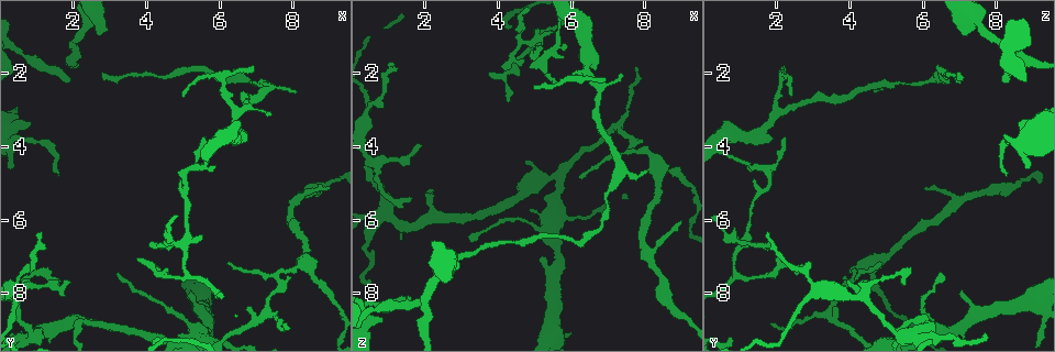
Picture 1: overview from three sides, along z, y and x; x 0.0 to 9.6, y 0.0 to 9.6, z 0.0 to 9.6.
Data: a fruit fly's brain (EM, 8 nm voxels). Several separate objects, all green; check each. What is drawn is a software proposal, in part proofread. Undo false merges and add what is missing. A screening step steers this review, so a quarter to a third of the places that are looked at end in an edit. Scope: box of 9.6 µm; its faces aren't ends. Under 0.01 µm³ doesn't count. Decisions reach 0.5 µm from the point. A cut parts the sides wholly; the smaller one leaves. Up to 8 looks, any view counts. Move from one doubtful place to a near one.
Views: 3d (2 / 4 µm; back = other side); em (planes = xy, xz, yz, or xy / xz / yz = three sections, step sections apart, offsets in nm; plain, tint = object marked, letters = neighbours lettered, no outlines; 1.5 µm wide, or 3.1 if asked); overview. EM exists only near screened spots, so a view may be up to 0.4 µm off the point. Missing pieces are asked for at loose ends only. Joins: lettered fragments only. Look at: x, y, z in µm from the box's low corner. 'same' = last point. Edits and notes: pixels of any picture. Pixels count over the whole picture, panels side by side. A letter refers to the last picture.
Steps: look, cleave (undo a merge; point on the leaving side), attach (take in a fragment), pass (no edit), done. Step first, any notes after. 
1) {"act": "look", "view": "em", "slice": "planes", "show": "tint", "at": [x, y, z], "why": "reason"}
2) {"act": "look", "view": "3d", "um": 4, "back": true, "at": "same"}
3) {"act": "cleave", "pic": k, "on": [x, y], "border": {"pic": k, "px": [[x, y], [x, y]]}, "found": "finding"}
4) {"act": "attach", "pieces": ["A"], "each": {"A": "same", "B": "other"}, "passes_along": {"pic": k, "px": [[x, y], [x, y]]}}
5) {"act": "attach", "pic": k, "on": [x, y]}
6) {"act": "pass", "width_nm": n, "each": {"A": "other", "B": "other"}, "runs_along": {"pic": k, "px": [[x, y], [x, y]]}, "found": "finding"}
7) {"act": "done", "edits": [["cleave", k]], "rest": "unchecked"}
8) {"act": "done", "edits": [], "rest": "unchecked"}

{"act": "look", "view": "em", "um": 3.1, "slice": "planes", "show": "letters", "at": [3.30, 7.40, 6.50], "why": "tapers out"}

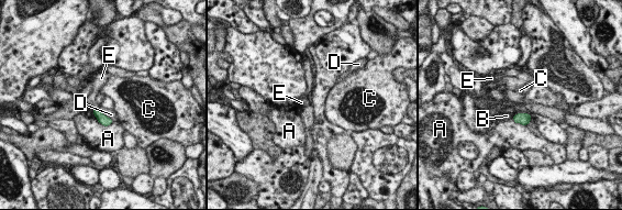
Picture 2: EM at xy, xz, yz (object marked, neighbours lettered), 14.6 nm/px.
{"act": "pass", "each": {"A": "other", "B": "other", "C": "other", "D": "other", "E": "other"}, "border": {"pic": 2, "px": [[97, 107], [113, 121]]}, "found": "none of them fits"}

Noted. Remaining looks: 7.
{"act": "look", "view": "em", "slice": "planes", "show": "letters", "at": [4.30, 7.30, 2.80], "why": "an open end"}

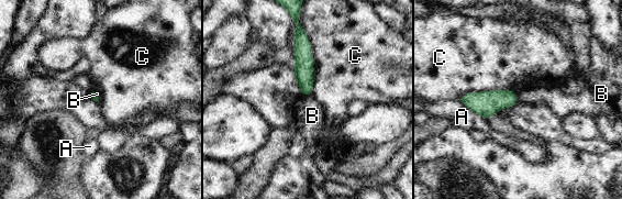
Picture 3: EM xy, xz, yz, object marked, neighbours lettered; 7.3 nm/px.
{"act": "pass", "each": {"A": "other", "B": "other", "C": "other"}, "border": {"pic": 3, "px": [[515, 94], [518, 100]]}, "found": "none of them fits"}

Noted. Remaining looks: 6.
{"act": "look", "view": "3d", "um": 2, "at": [7.35, 3.00, 2.10], "why": "free end"}

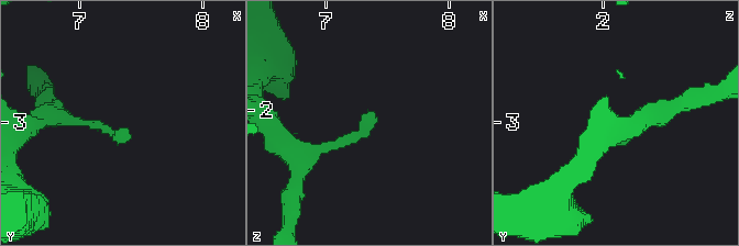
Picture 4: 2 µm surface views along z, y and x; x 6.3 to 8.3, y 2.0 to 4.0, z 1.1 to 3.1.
{"act": "look", "view": "em", "slice": "yz", "step": 8, "show": "letters", "at": [7.36, 3.04, 2.06]}

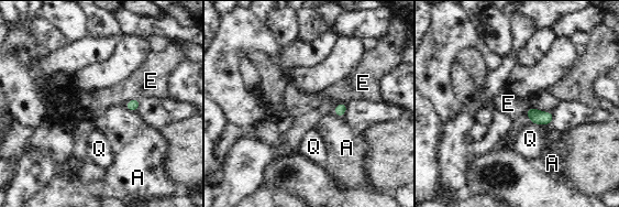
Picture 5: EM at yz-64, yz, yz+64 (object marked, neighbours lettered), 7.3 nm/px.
{"act": "pass", "each": {"A": "other", "E": "other", "Q": "other"}, "border": {"pic": 5, "px": [[124, 106], [130, 110], [136, 111]]}, "found": "none of them fits"}

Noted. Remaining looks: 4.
{"act": "done", "edits": [], "rest": "unchecked"}

